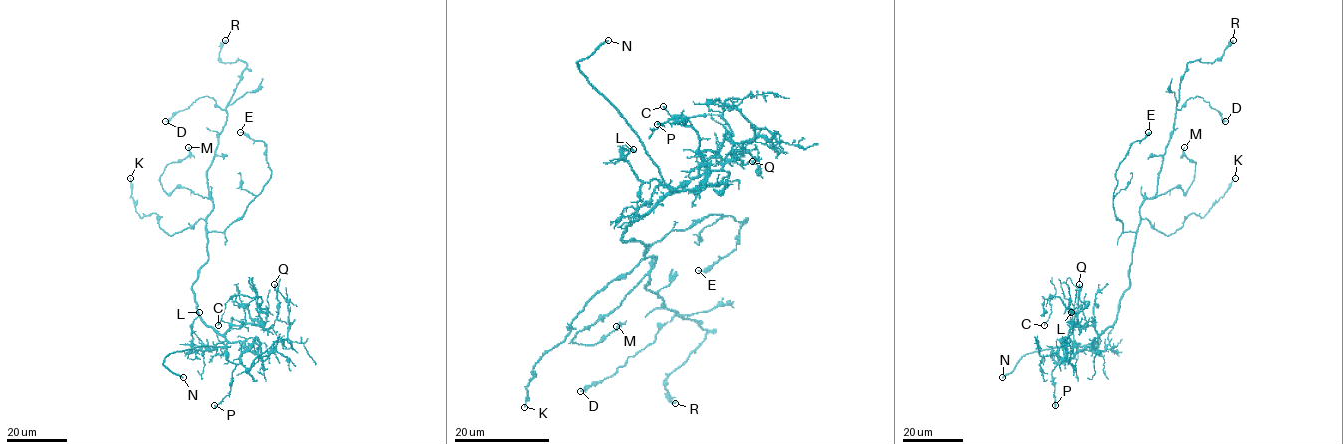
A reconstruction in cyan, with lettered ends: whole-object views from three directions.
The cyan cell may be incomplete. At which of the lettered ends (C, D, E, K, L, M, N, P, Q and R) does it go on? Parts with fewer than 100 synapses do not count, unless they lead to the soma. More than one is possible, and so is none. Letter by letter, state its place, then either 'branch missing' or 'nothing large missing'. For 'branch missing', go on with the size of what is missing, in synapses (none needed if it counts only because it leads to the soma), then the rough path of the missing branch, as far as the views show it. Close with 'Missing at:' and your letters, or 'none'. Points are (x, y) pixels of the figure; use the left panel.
C: (218, 325) | nothing large missing
D: (165, 121) | nothing large missing
E: (240, 132) | nothing large missing
K: (130, 178) | nothing large missing
L: (199, 312) | nothing large missing
M: (188, 147) | nothing large missing
N: (183, 377) | branch missing
P: (214, 405) | nothing large missing
Q: (274, 284) | nothing large missing
R: (225, 40) | nothing large missing
Missing at: N

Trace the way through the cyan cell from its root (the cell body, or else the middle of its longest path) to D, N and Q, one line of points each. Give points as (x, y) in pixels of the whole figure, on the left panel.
D: (203, 266), (208, 259), (206, 216), (212, 209), (207, 170), (227, 111), (212, 98), (204, 96), (165, 121)
N: (203, 266), (192, 286), (196, 310), (225, 339), (214, 346), (169, 354), (163, 364), (183, 377)
Q: (203, 266), (192, 286), (196, 310), (221, 334), (232, 326), (247, 323), (269, 329), (279, 302), (274, 284)

